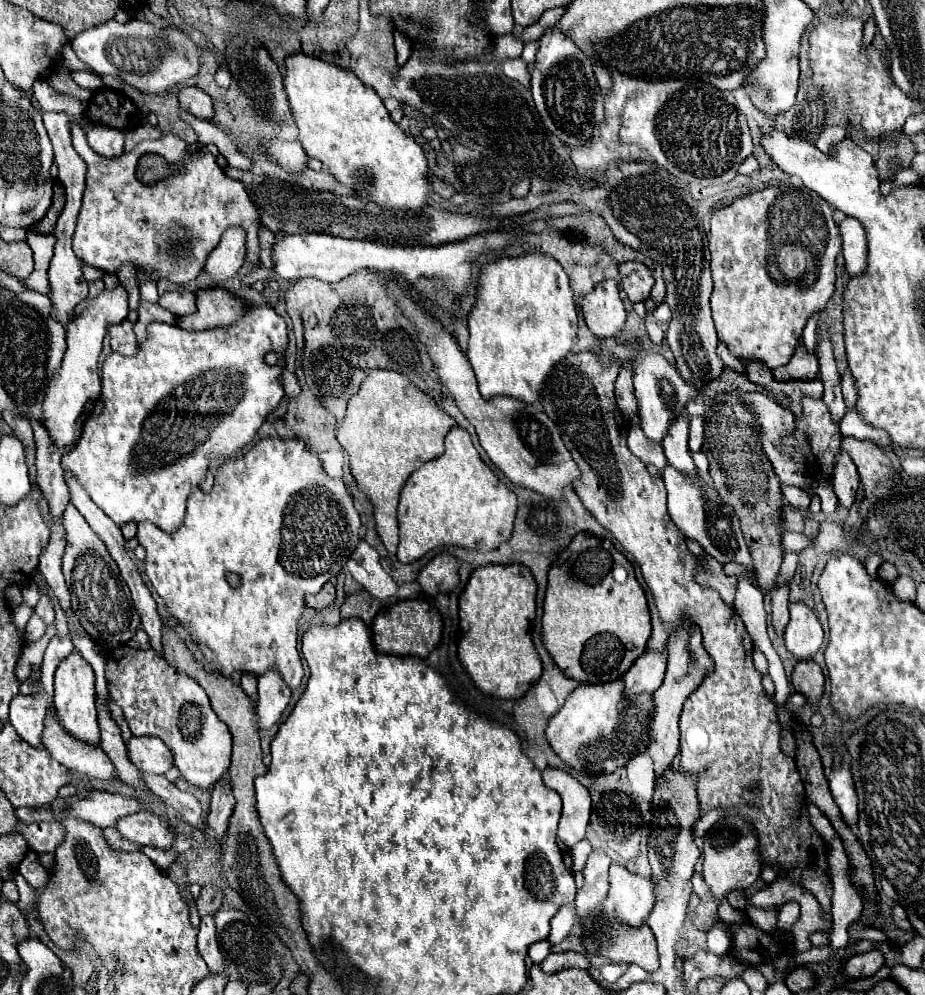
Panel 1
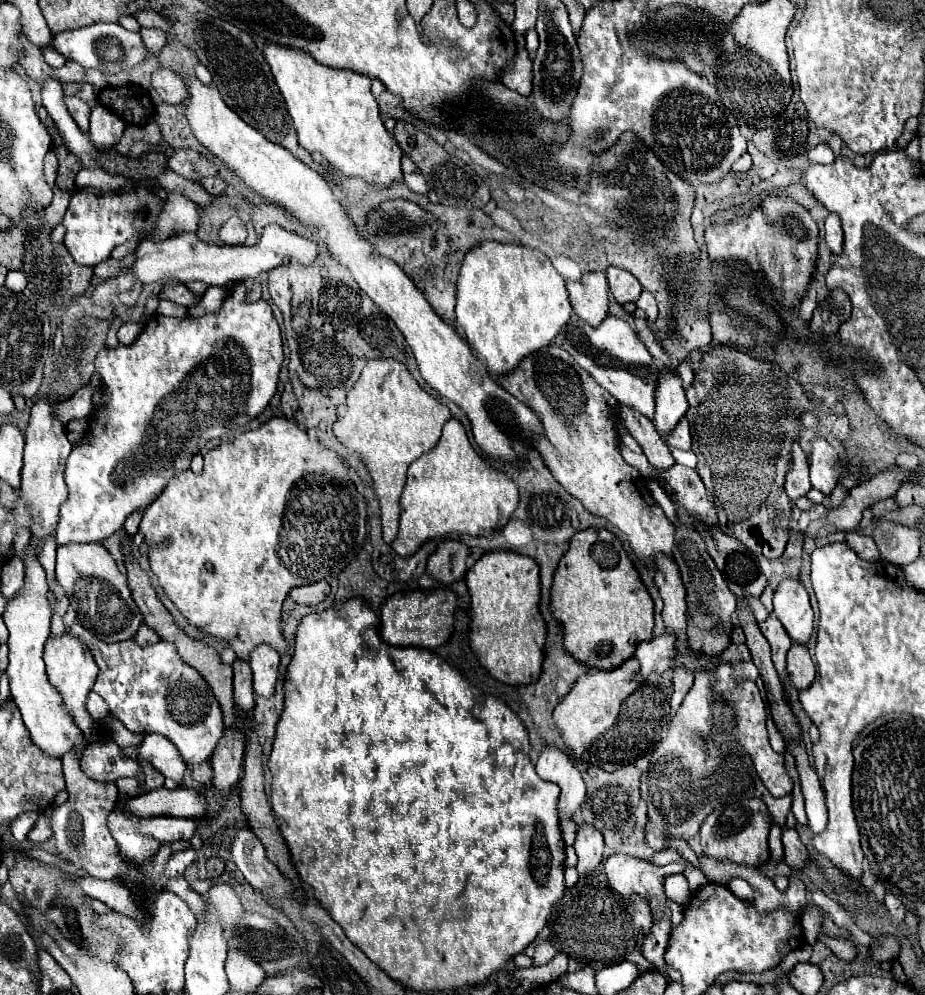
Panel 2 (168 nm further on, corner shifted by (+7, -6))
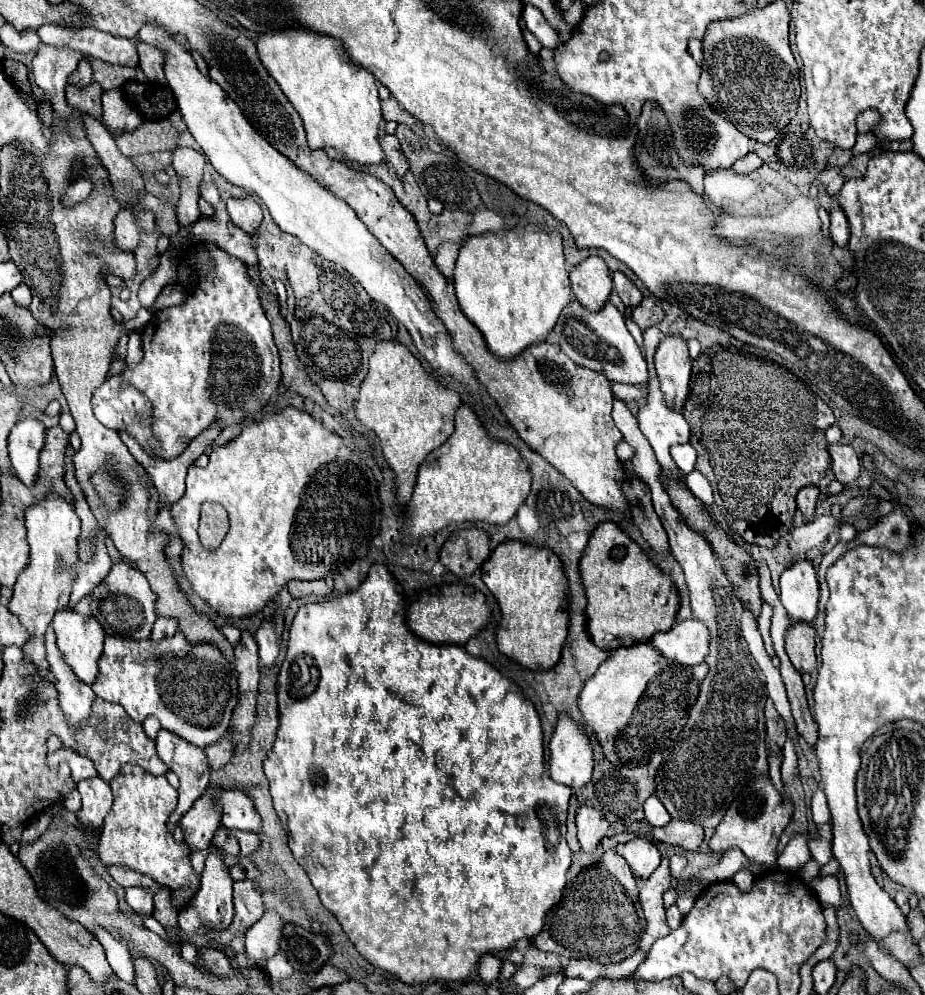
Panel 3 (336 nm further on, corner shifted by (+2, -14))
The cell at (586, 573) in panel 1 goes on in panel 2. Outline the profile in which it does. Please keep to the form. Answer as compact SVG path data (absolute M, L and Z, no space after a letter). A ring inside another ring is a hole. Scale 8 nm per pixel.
M587 528L581 530L569 540L569 550L559 560L559 566L553 576L551 600L549 608L553 618L563 630L563 648L573 656L579 664L589 670L615 670L623 662L633 656L633 648L641 642L647 642L653 632L653 602L643 582L639 580L637 570L633 568L627 552L621 542L605 530L605 546L603 546L603 530Z

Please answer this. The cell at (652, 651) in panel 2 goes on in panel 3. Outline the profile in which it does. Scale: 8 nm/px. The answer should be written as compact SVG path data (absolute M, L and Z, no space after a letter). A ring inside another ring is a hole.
M690 618L676 622L668 632L658 632L652 644L672 662L682 666L696 666L708 654L710 632L704 622Z

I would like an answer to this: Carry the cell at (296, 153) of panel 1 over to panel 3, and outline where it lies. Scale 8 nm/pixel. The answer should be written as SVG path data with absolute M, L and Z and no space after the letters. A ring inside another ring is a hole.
M148 22L140 28L138 40L166 52L164 74L176 96L178 108L184 114L184 122L190 134L196 138L204 156L224 176L230 184L256 194L270 210L274 222L288 234L300 238L306 246L316 252L324 252L326 260L340 264L348 270L372 296L372 300L382 302L392 316L396 316L410 332L416 348L424 354L430 366L440 372L440 376L450 374L456 382L468 386L468 392L478 394L478 380L464 358L452 348L450 336L438 316L430 308L430 300L418 282L406 272L406 268L386 252L386 248L372 236L364 222L334 194L314 182L306 172L296 168L286 156L272 148L248 122L240 106L208 76L200 74L192 54L176 40L174 34L166 32L160 24Z

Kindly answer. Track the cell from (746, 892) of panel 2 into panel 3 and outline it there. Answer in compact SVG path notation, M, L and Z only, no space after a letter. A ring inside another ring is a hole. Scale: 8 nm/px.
M742 868L742 870L738 870L738 872L734 874L732 880L738 884L738 888L742 888L742 890L746 892L746 890L750 890L752 884L754 884L754 874L752 874L748 868Z

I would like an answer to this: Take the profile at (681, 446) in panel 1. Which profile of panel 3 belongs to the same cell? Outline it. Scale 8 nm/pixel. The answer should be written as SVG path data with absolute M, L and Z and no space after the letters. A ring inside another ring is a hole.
M678 334L664 336L656 348L654 366L668 406L680 412L688 394L688 380L692 368L684 338Z

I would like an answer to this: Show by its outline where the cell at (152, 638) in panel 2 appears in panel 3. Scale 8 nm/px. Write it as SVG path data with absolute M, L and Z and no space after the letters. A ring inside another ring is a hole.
M158 618L154 628L152 628L152 638L160 640L162 636L170 636L178 630L178 620L176 618Z

